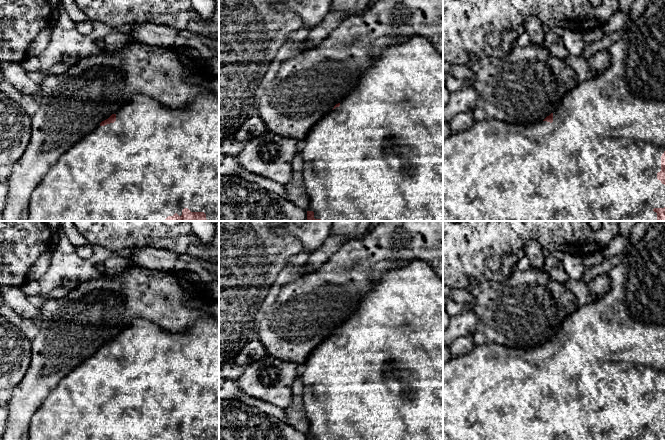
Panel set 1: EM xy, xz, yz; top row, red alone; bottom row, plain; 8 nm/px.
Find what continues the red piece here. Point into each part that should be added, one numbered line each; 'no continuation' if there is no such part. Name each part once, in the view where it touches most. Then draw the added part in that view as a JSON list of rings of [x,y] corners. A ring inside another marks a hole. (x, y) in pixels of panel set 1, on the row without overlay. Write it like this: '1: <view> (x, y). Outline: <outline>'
1: xy (153, 384). Outline: [[[212,315],[199,319],[192,326],[179,333],[165,331],[146,319],[136,319],[132,321],[132,323],[116,337],[116,345],[114,347],[97,351],[59,381],[41,407],[32,416],[29,428],[29,440],[173,440],[175,437],[181,440],[184,432],[188,432],[191,436],[204,436],[206,440],[219,440],[219,318]]]

